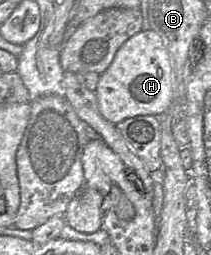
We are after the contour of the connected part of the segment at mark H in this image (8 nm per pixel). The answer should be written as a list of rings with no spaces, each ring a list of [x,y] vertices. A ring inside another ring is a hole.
[[[149,29],[140,31],[125,41],[116,51],[108,68],[99,75],[95,95],[100,114],[114,125],[130,117],[159,116],[165,112],[172,104],[172,68],[162,38]]]

